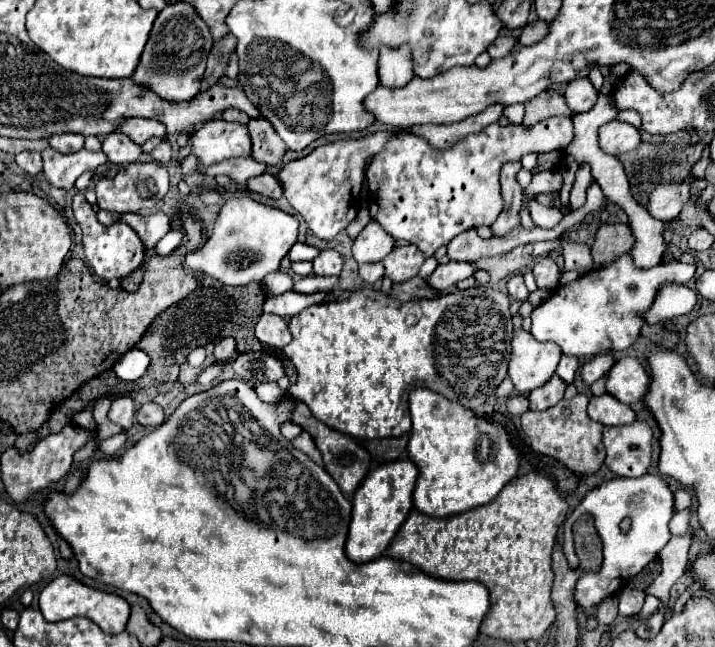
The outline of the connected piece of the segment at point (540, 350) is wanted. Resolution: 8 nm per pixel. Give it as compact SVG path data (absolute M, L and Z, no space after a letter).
M515 329L513 355L509 361L509 377L515 385L515 391L527 395L549 381L559 365L561 355L563 353L557 343L539 343L533 339L531 333Z

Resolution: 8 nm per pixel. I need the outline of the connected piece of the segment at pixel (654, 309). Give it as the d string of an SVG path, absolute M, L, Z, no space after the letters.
M665 285L657 293L649 311L645 313L645 321L657 323L661 319L679 317L683 313L691 313L693 307L695 307L695 293L689 287L685 287L685 285Z

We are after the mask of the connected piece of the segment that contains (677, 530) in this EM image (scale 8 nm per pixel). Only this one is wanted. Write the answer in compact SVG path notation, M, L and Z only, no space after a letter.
M683 509L683 511L677 511L671 519L671 533L673 535L687 535L689 533L689 519L691 519L691 509Z

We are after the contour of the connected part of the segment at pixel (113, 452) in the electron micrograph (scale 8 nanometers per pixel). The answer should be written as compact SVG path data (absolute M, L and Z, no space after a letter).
M119 433L119 435L113 435L113 437L105 439L105 441L101 441L99 447L101 447L105 457L117 457L117 455L121 455L125 451L125 443L127 443L127 435Z

